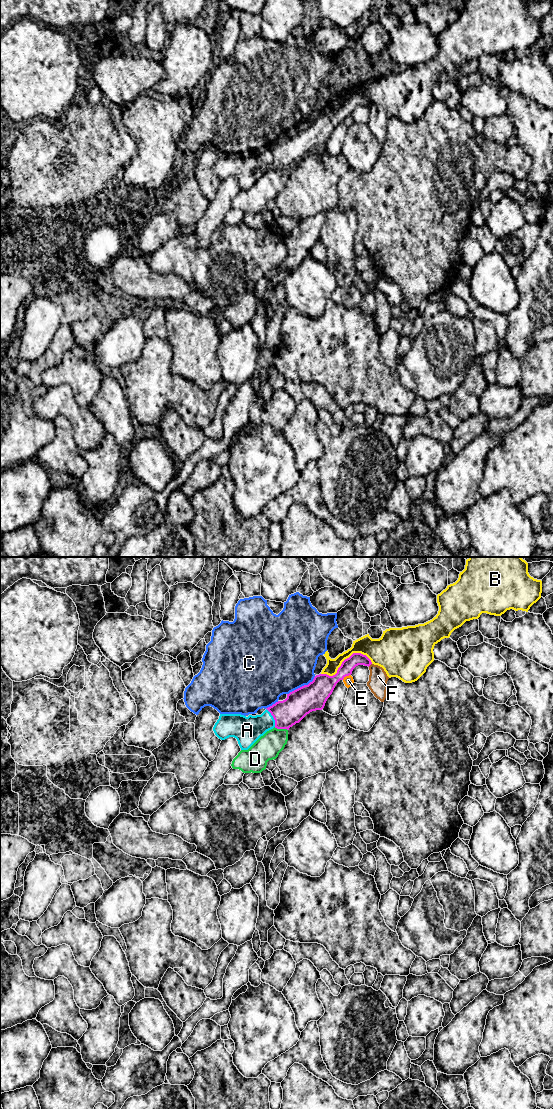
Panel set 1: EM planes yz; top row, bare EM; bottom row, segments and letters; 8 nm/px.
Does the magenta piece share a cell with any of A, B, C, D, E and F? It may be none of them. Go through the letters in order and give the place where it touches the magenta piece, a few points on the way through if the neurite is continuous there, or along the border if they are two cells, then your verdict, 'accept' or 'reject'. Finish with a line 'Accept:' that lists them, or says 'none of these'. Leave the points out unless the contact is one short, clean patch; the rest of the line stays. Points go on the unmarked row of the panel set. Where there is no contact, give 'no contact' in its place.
A: meets magenta in yz at (273, 157); runs through yz (300, 142), (287, 153), (273, 157), (247, 170); accept
B: meets magenta in yz at (344, 100); reject
C: meets magenta in yz at (302, 126); reject
D: meets magenta in yz at (281, 168); border along yz (274, 167), (287, 170); reject
E: meets magenta in yz at (346, 115); border along yz (350, 114), (342, 119); reject
F: meets magenta in yz at (369, 105); reject
Accept: A

